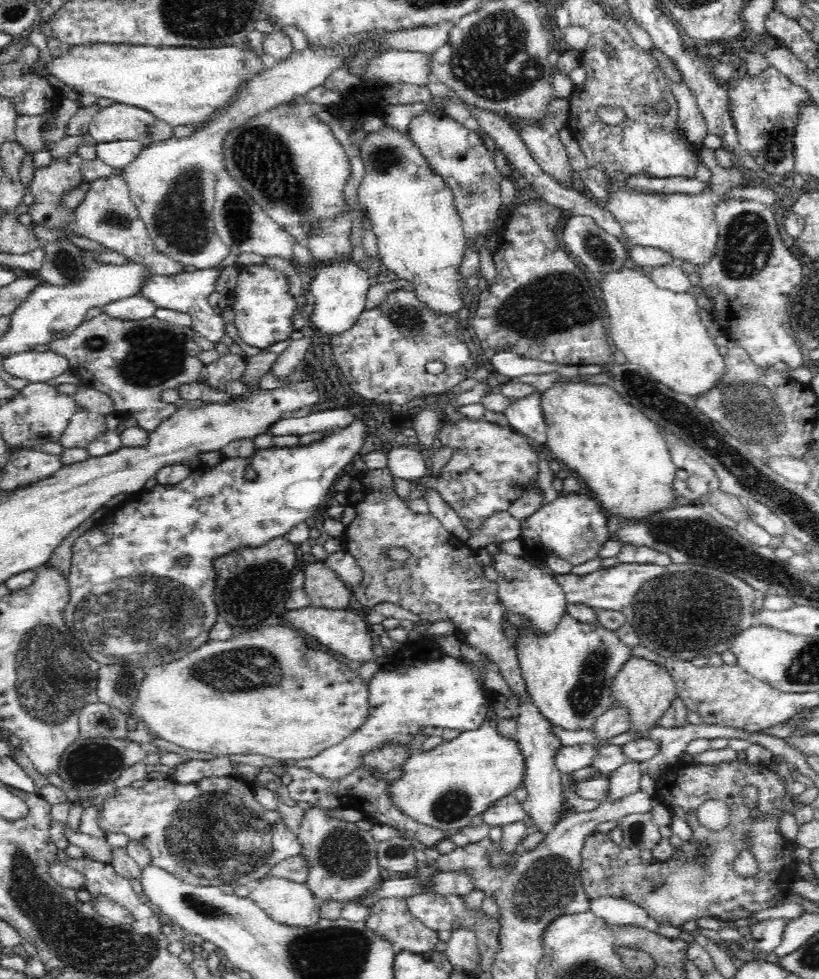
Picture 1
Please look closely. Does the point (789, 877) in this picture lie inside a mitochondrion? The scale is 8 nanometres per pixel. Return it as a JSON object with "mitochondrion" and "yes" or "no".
{"mitochondrion":"no"}

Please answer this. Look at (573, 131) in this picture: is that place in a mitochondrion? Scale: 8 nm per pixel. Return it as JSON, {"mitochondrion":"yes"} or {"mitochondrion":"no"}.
{"mitochondrion":"no"}

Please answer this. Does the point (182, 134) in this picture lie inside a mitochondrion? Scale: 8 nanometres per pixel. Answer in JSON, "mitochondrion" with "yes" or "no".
{"mitochondrion":"no"}

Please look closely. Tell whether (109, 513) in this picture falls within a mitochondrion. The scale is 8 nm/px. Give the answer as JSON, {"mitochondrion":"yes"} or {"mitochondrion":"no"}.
{"mitochondrion":"no"}

